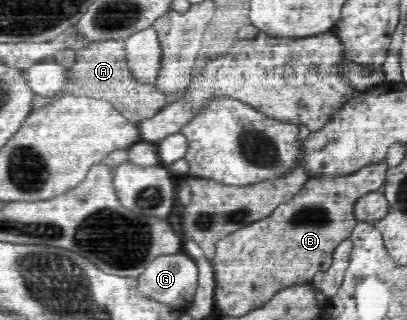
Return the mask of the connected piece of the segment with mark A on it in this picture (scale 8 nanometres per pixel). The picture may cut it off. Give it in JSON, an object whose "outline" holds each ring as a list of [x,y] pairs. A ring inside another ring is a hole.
{"outline":[[[123,40],[91,42],[76,50],[75,54],[75,65],[70,69],[73,70],[73,79],[77,81],[77,84],[71,87],[69,92],[63,91],[61,96],[70,93],[74,96],[108,100],[129,122],[136,125],[141,120],[153,117],[168,104],[167,97],[157,88],[156,84],[139,82],[130,72]]]}

